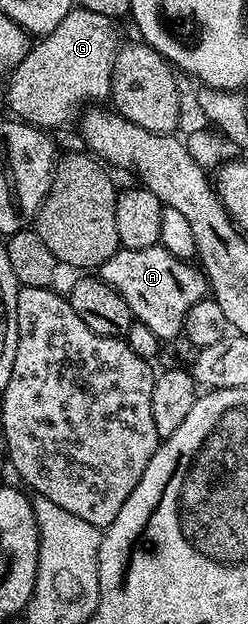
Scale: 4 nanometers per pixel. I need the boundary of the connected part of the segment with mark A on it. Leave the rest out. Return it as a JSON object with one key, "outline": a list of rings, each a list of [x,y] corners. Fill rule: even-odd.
{"outline":[[[161,244],[145,249],[122,247],[114,255],[110,255],[110,259],[106,259],[106,263],[100,266],[98,275],[107,285],[114,287],[114,291],[118,291],[122,299],[126,299],[126,307],[130,307],[133,318],[139,324],[150,327],[150,331],[154,331],[154,335],[158,335],[164,343],[174,340],[176,336],[179,338],[183,334],[184,320],[190,307],[194,307],[194,303],[201,301],[209,292],[208,279],[203,272],[192,261],[183,261],[170,255],[170,251],[166,251]]]}

